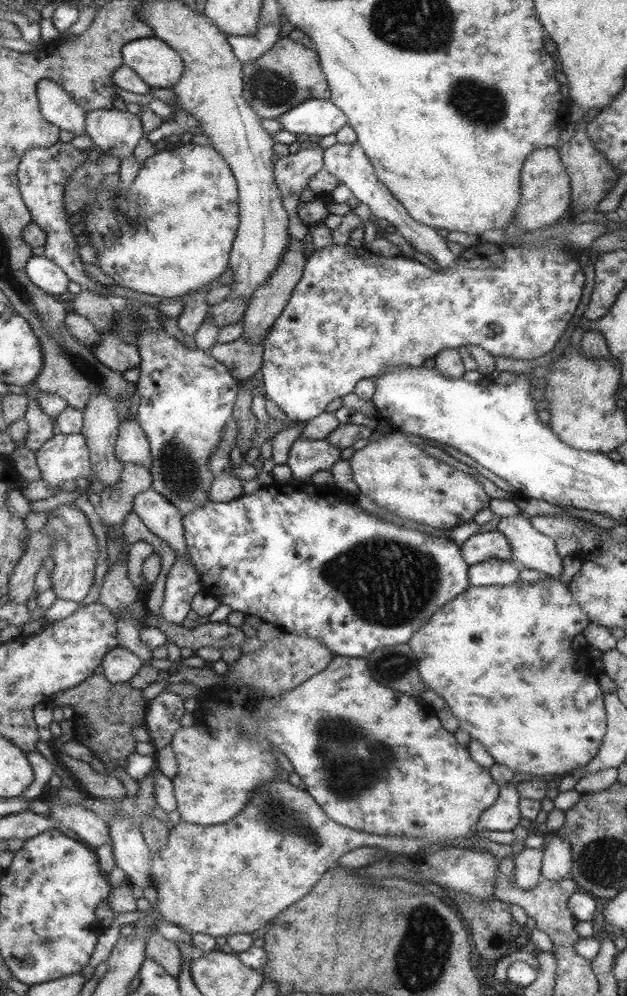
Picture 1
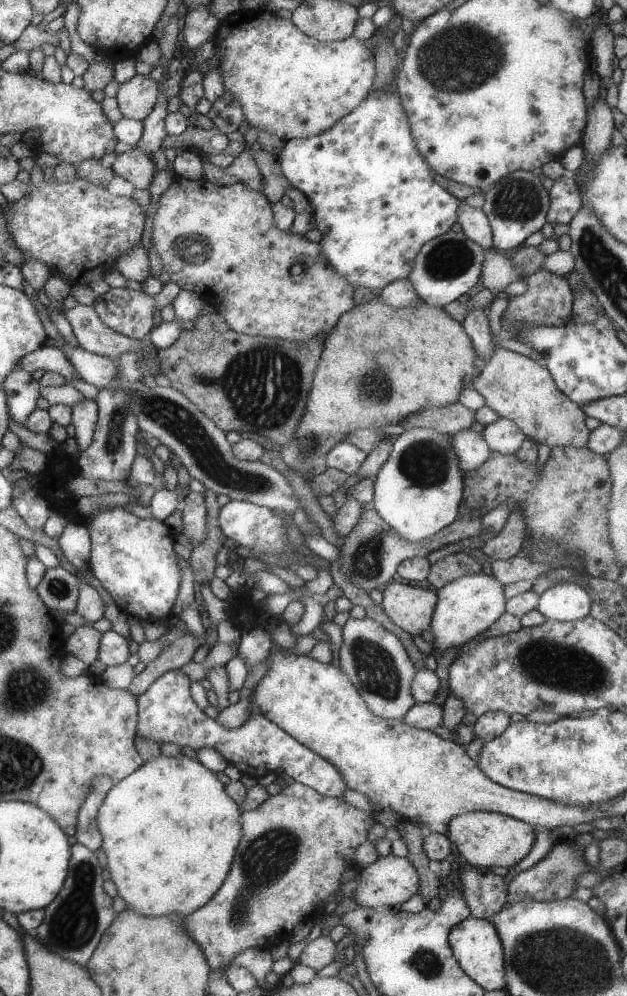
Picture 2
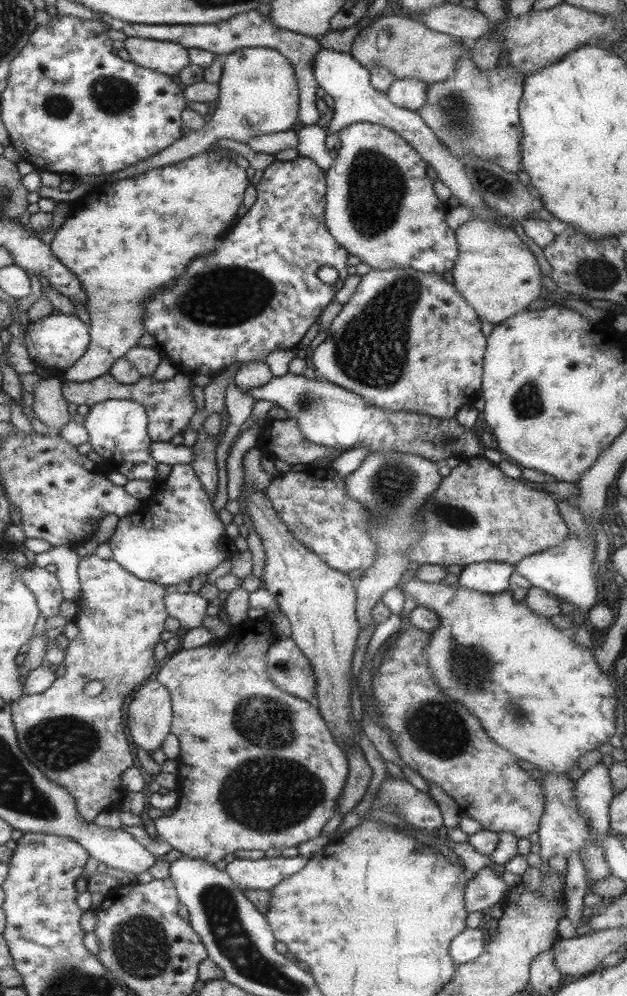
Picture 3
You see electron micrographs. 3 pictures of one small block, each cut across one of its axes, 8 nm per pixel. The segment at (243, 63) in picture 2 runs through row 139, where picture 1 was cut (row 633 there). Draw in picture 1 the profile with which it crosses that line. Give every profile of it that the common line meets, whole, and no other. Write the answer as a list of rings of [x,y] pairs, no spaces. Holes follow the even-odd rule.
[[[279,632],[277,638],[271,642],[261,642],[261,648],[249,654],[241,654],[233,664],[227,664],[227,674],[217,676],[219,684],[207,690],[201,690],[201,702],[195,700],[191,708],[201,710],[205,718],[193,718],[195,722],[191,726],[181,726],[171,740],[171,750],[177,760],[177,774],[173,776],[173,788],[175,788],[175,800],[177,800],[177,812],[181,814],[181,822],[185,824],[197,824],[197,826],[217,826],[227,824],[233,820],[245,806],[251,802],[251,796],[261,788],[263,784],[271,784],[277,780],[277,748],[267,740],[267,718],[259,712],[261,706],[273,704],[283,694],[299,688],[305,684],[305,680],[311,680],[311,676],[323,672],[327,664],[335,654],[315,636],[307,634],[289,634]]]

